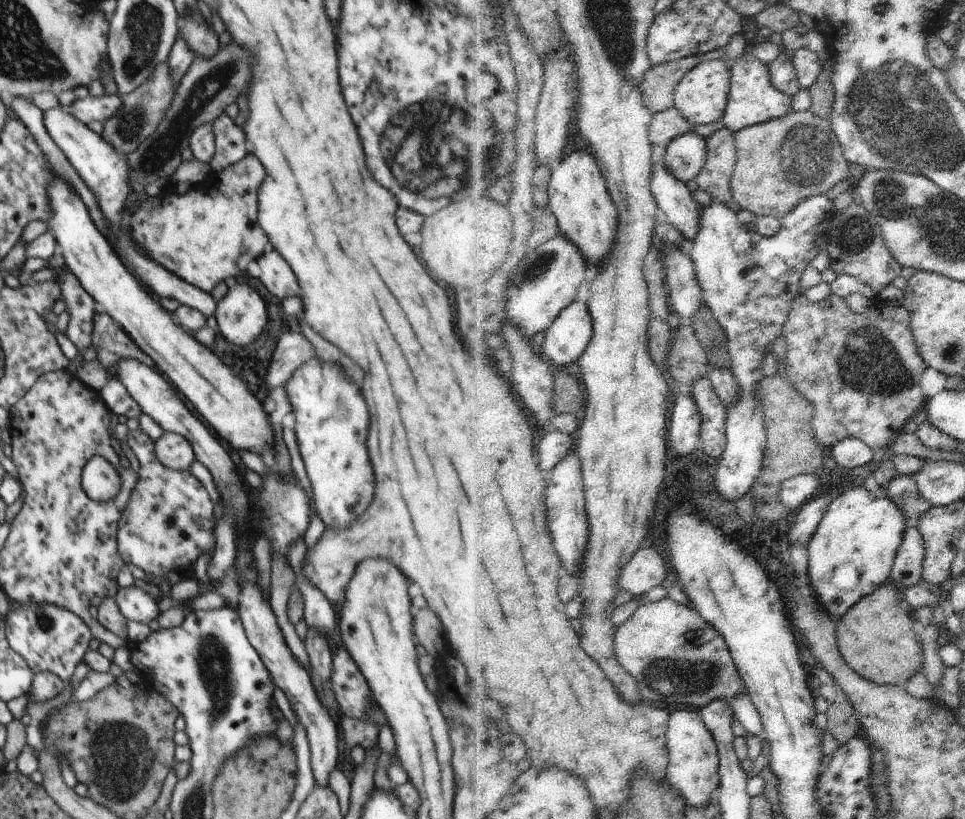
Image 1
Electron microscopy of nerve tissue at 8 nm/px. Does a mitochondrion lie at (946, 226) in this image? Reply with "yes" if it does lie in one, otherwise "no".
yes

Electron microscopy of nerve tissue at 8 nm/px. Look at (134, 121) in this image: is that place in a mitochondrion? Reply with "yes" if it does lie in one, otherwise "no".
yes

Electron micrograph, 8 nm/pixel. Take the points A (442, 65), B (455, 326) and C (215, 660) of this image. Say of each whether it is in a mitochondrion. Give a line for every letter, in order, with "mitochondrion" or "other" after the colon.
A: other
B: other
C: mitochondrion

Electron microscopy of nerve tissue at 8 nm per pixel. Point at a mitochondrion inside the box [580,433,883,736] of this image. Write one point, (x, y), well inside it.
(663, 677)

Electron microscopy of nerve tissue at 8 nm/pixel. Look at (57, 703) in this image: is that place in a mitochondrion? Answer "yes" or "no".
no

